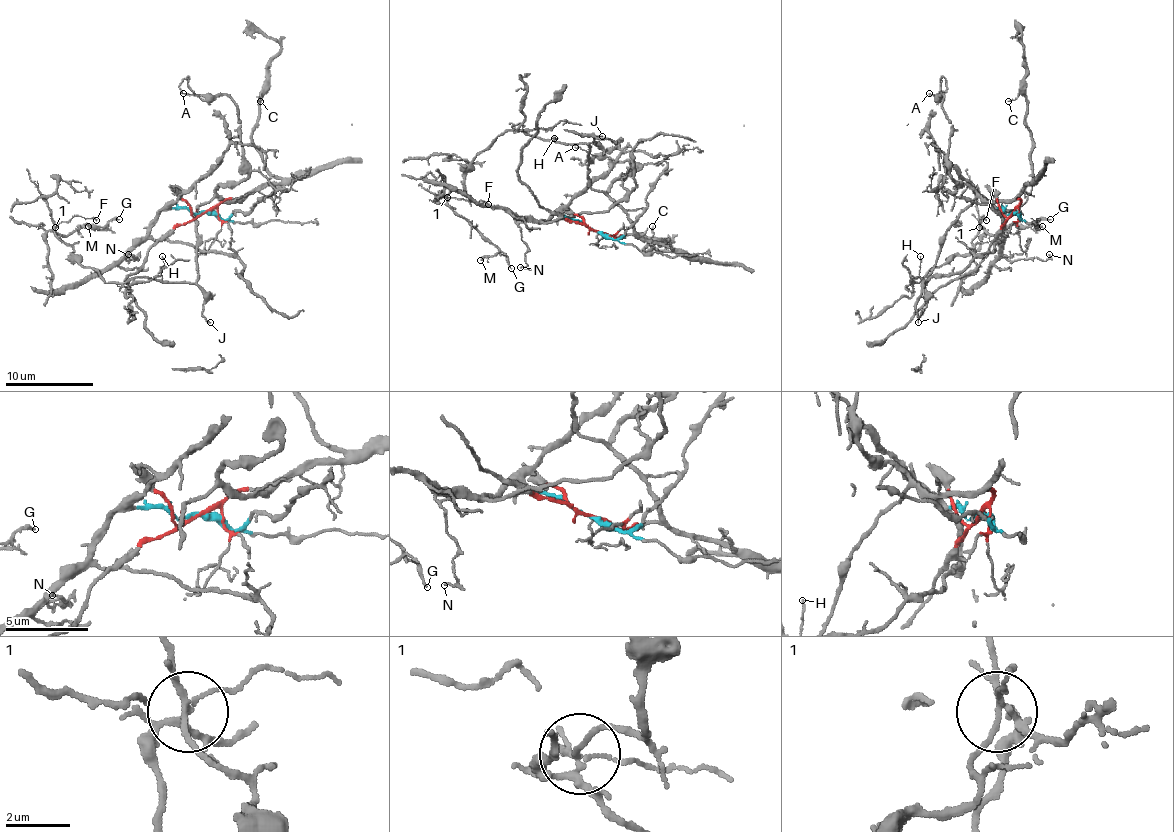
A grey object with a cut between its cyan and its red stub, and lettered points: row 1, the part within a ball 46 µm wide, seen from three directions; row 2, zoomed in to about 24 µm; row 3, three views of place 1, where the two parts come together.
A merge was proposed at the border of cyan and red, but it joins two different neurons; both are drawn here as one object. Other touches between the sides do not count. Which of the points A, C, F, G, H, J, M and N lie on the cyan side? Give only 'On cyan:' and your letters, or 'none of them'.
On cyan: G, M, N

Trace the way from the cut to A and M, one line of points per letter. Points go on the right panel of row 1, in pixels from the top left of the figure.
A: (1012, 212), (1020, 201), (987, 201), (950, 175), (948, 155), (952, 124), (941, 102), (941, 94), (928, 94)
M: (1012, 212), (996, 208), (1003, 249), (959, 293), (985, 232), (1042, 225)

